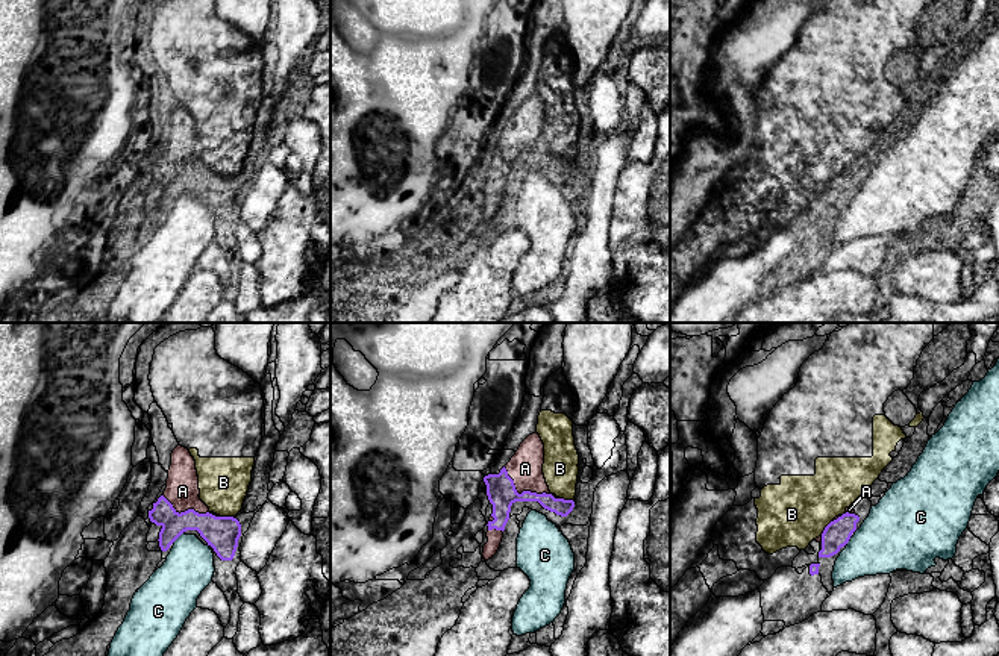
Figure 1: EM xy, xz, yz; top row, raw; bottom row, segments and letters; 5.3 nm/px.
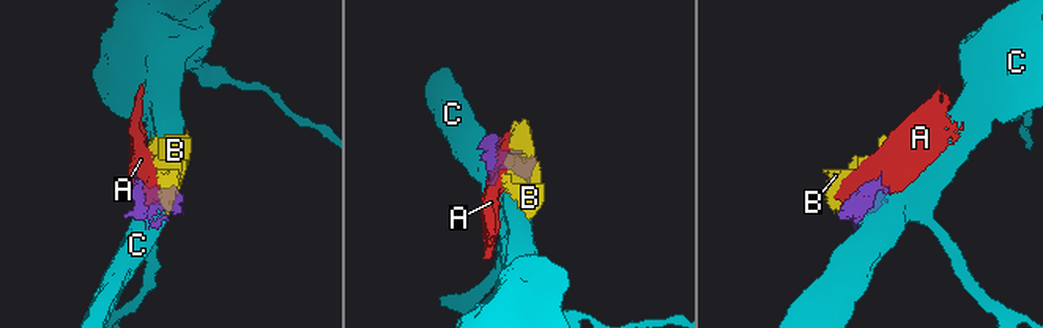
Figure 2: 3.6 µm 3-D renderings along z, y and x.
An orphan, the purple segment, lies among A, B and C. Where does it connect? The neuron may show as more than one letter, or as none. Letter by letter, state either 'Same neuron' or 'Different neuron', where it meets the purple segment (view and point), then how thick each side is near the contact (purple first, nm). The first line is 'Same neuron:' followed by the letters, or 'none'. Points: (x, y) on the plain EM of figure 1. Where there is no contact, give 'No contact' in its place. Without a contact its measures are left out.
Same neuron: A
A: Same neuron. Touches purple at xz (522, 153). Thickness 160 nm (purple) against 180 nm
B: Different neuron. Touches purple at yz (825, 188). Thickness 140 nm (purple) against 340 nm
C: Different neuron. Touches purple at xy (178, 197). Thickness 180 nm (purple) against 260 nm

